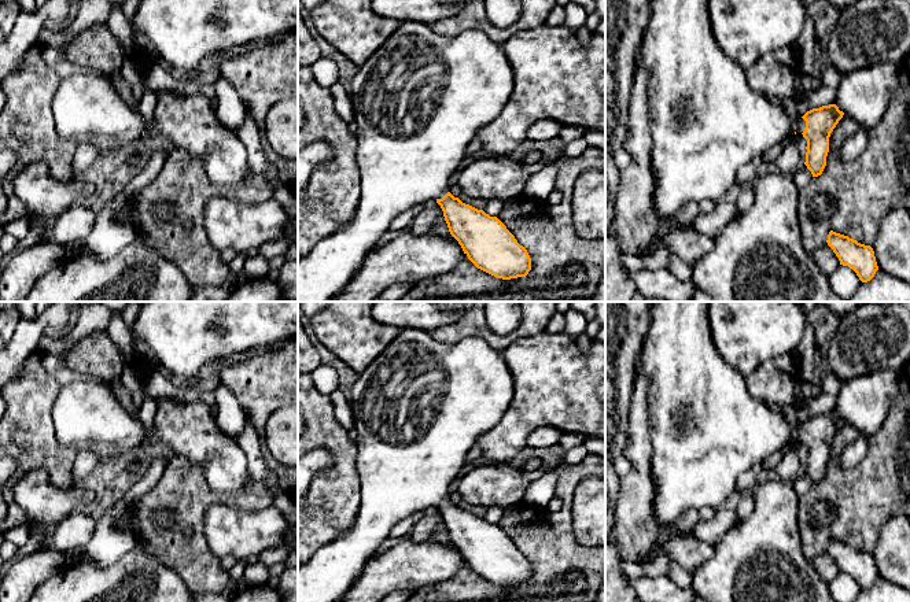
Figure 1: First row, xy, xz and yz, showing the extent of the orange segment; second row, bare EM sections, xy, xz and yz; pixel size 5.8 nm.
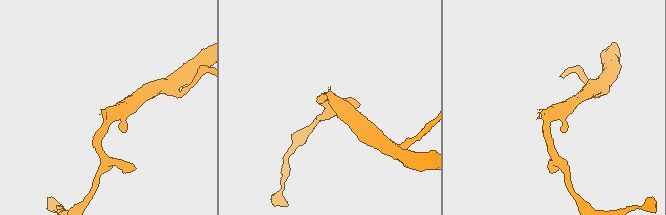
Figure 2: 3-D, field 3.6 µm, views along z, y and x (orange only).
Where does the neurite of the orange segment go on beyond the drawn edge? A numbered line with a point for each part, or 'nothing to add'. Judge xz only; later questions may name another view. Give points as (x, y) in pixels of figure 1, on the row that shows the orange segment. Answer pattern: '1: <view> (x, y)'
1: xz (419, 99)

